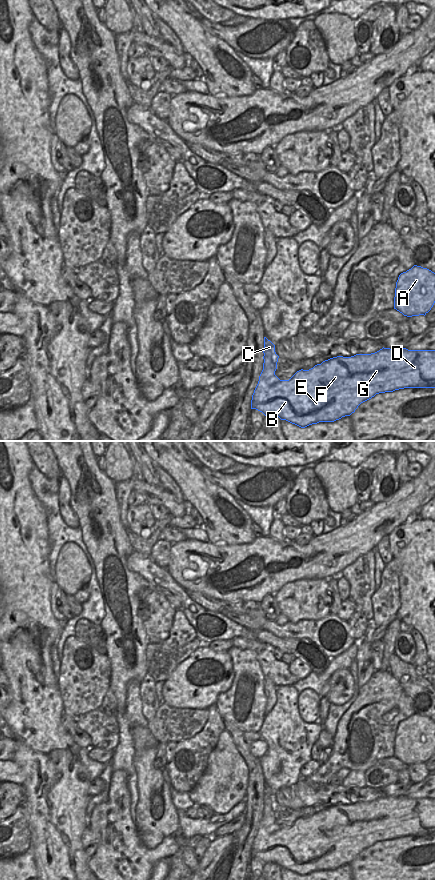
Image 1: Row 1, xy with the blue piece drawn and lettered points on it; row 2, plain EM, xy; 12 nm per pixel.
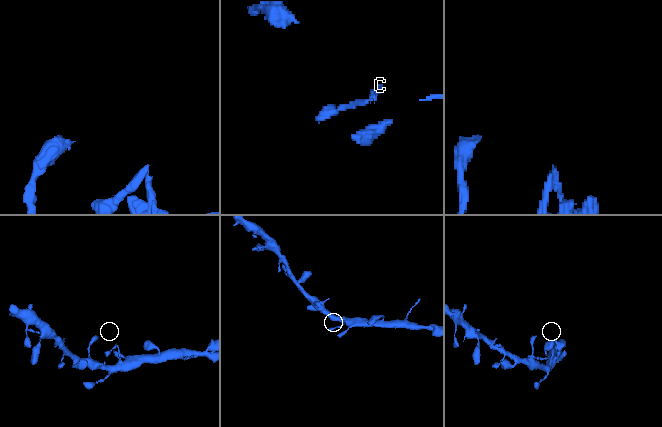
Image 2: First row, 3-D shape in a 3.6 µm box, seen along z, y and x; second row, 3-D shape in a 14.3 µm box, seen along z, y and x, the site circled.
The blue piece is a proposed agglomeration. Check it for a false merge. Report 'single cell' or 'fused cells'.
single cell

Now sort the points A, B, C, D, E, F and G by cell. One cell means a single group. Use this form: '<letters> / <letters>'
A B C D E F G

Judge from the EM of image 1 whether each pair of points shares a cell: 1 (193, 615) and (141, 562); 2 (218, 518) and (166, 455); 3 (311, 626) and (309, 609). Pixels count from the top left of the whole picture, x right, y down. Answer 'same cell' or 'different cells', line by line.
1: same cell
2: same cell
3: different cells

